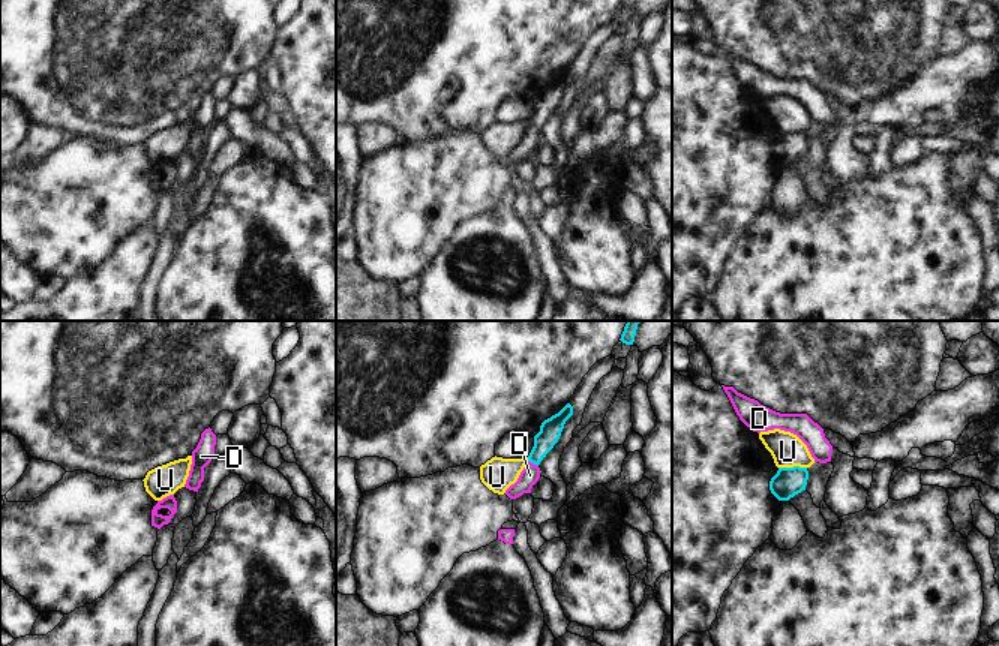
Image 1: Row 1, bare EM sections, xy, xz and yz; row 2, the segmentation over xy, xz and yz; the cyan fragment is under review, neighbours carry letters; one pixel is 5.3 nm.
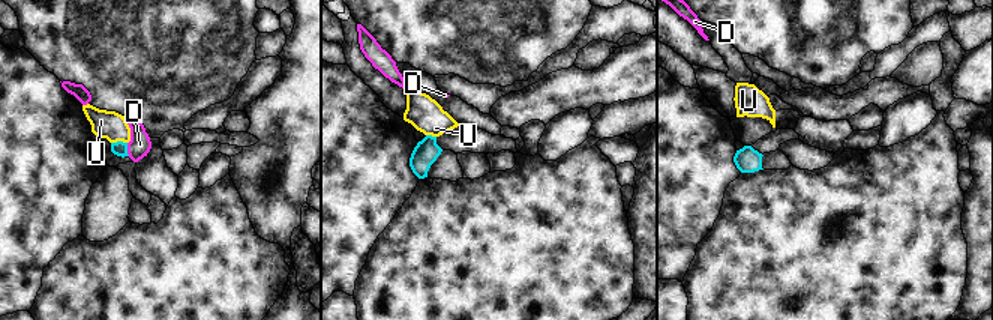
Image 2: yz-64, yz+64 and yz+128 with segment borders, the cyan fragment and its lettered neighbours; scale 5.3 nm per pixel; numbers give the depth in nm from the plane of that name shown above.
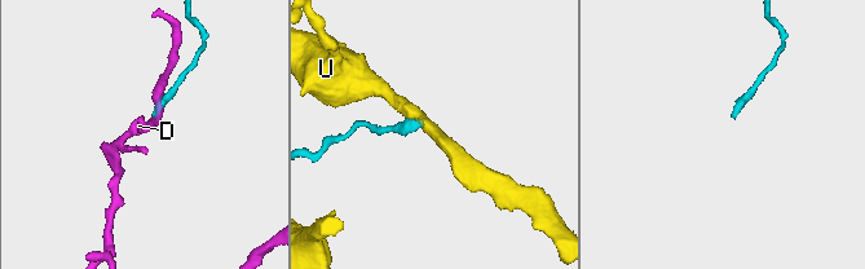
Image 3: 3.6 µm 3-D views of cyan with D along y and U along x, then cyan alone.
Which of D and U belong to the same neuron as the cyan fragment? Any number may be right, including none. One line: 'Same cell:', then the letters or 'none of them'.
Same cell: D

